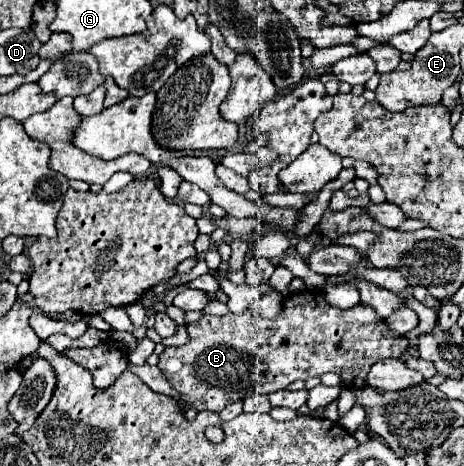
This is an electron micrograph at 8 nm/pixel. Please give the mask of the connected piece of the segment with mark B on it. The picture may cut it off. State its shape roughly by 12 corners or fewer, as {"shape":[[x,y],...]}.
{"shape":[[323,288],[187,324],[159,368],[221,412],[325,372],[365,388],[409,340]]}

